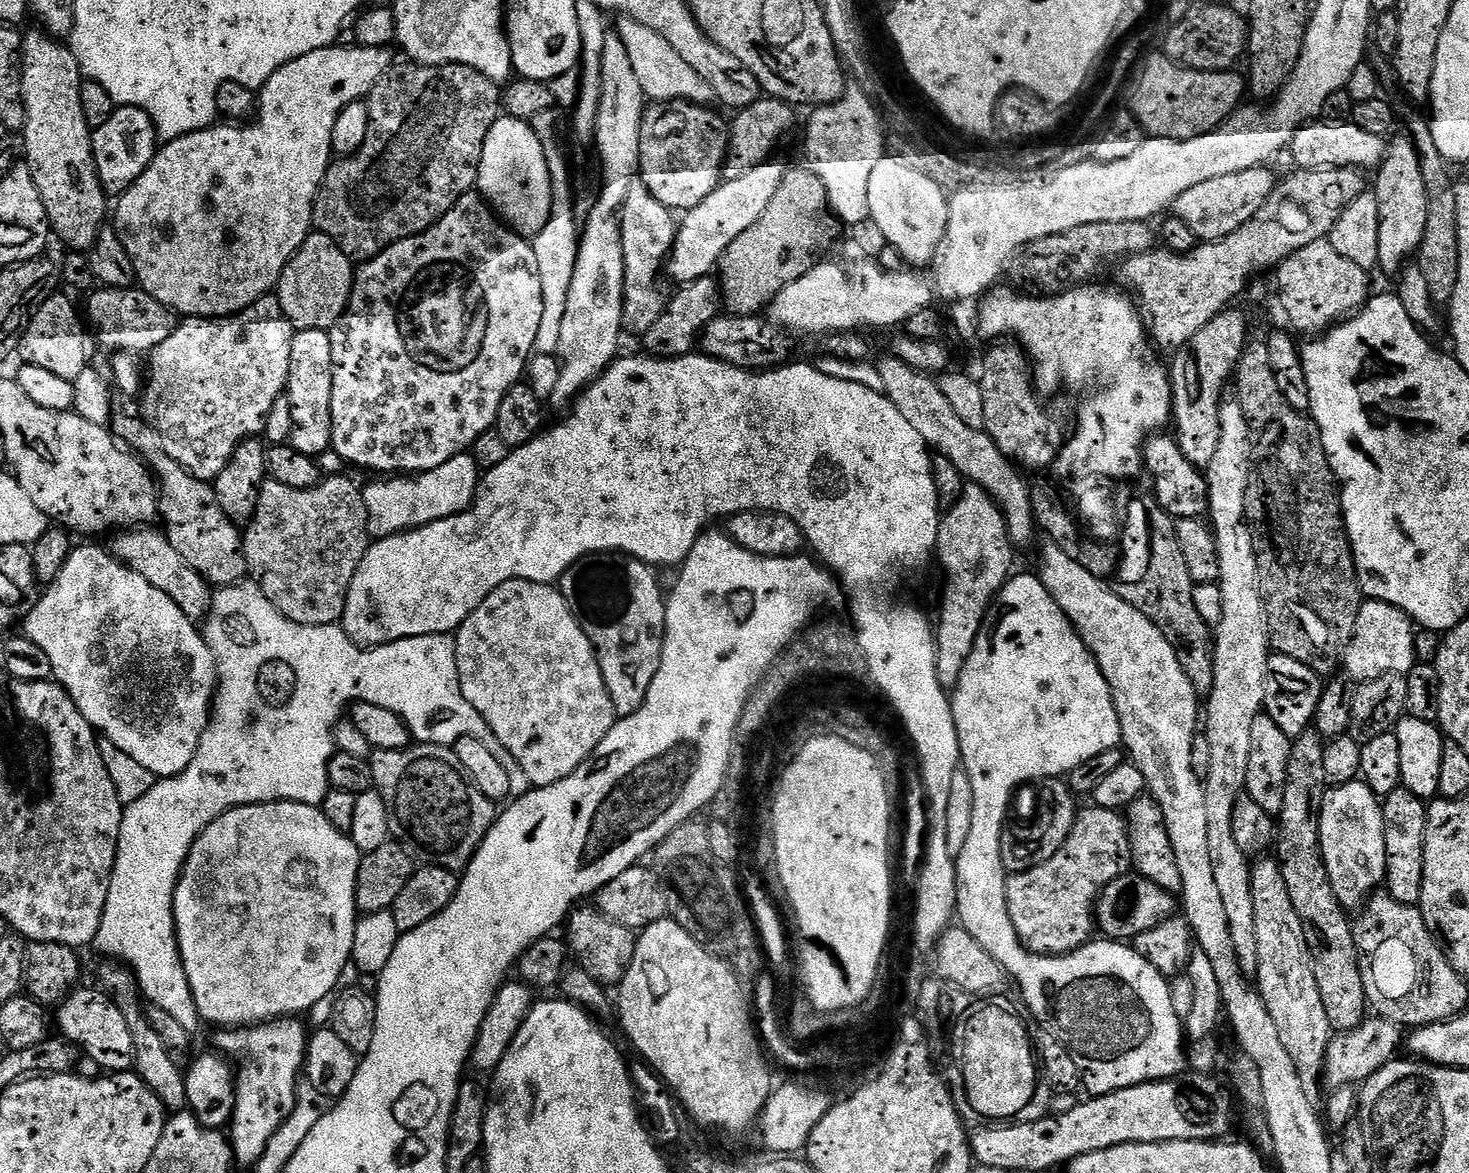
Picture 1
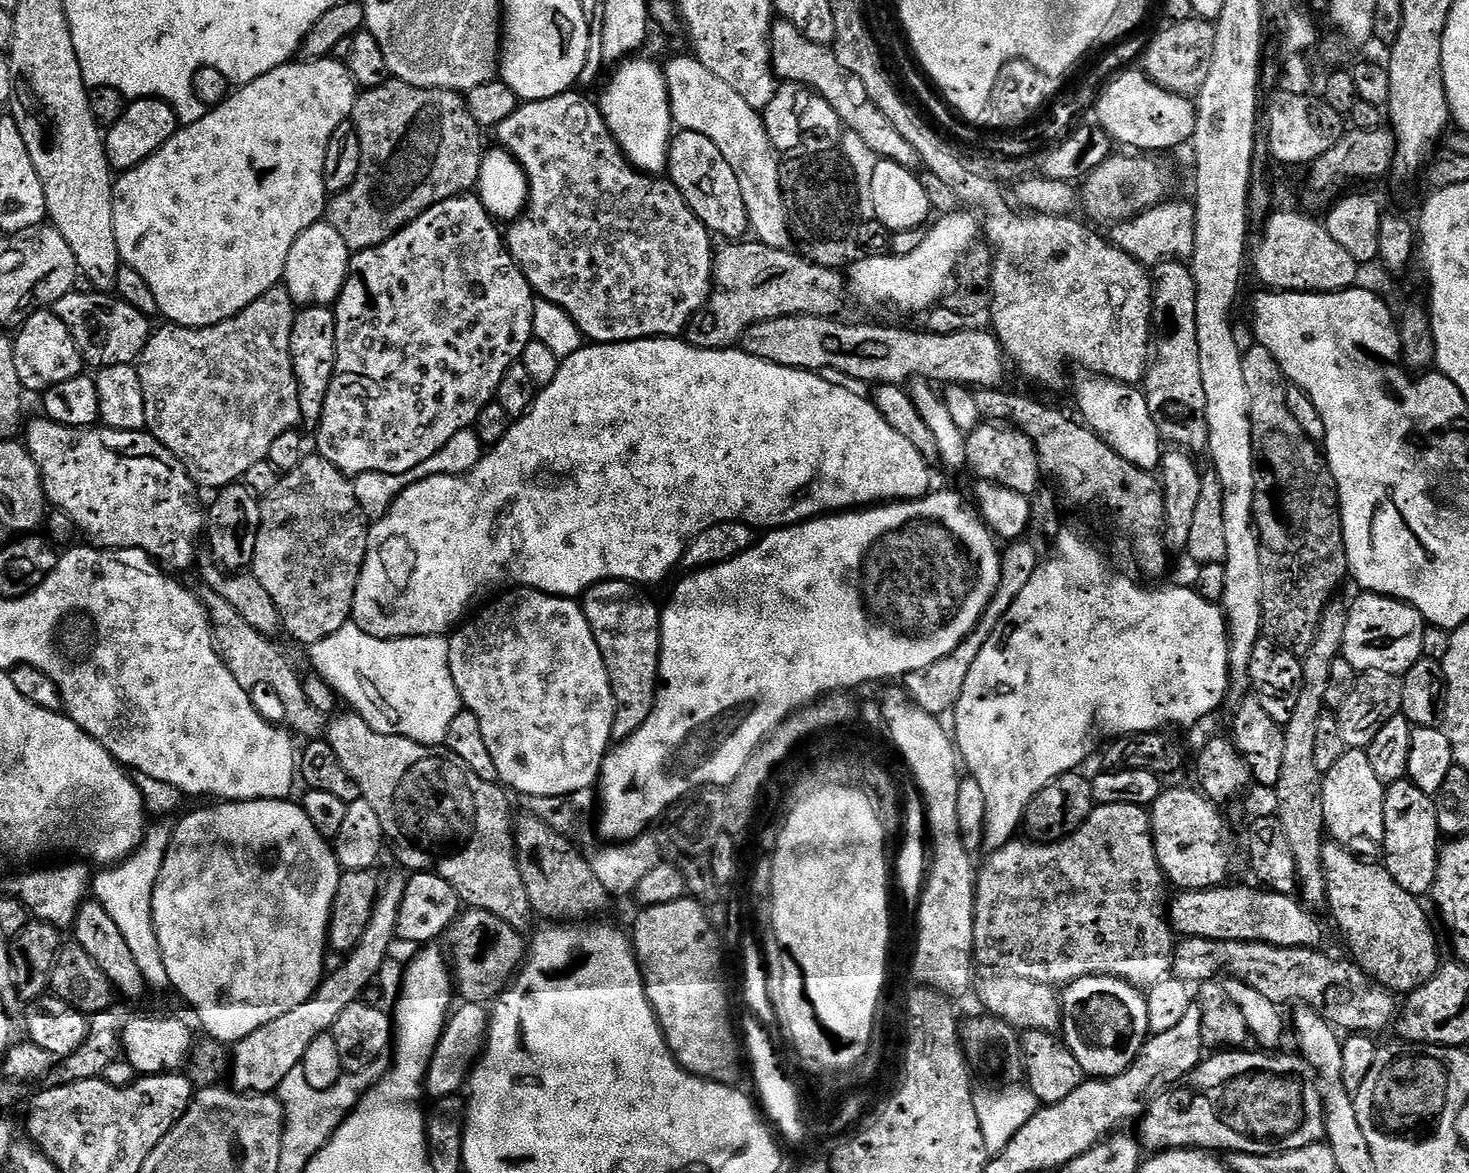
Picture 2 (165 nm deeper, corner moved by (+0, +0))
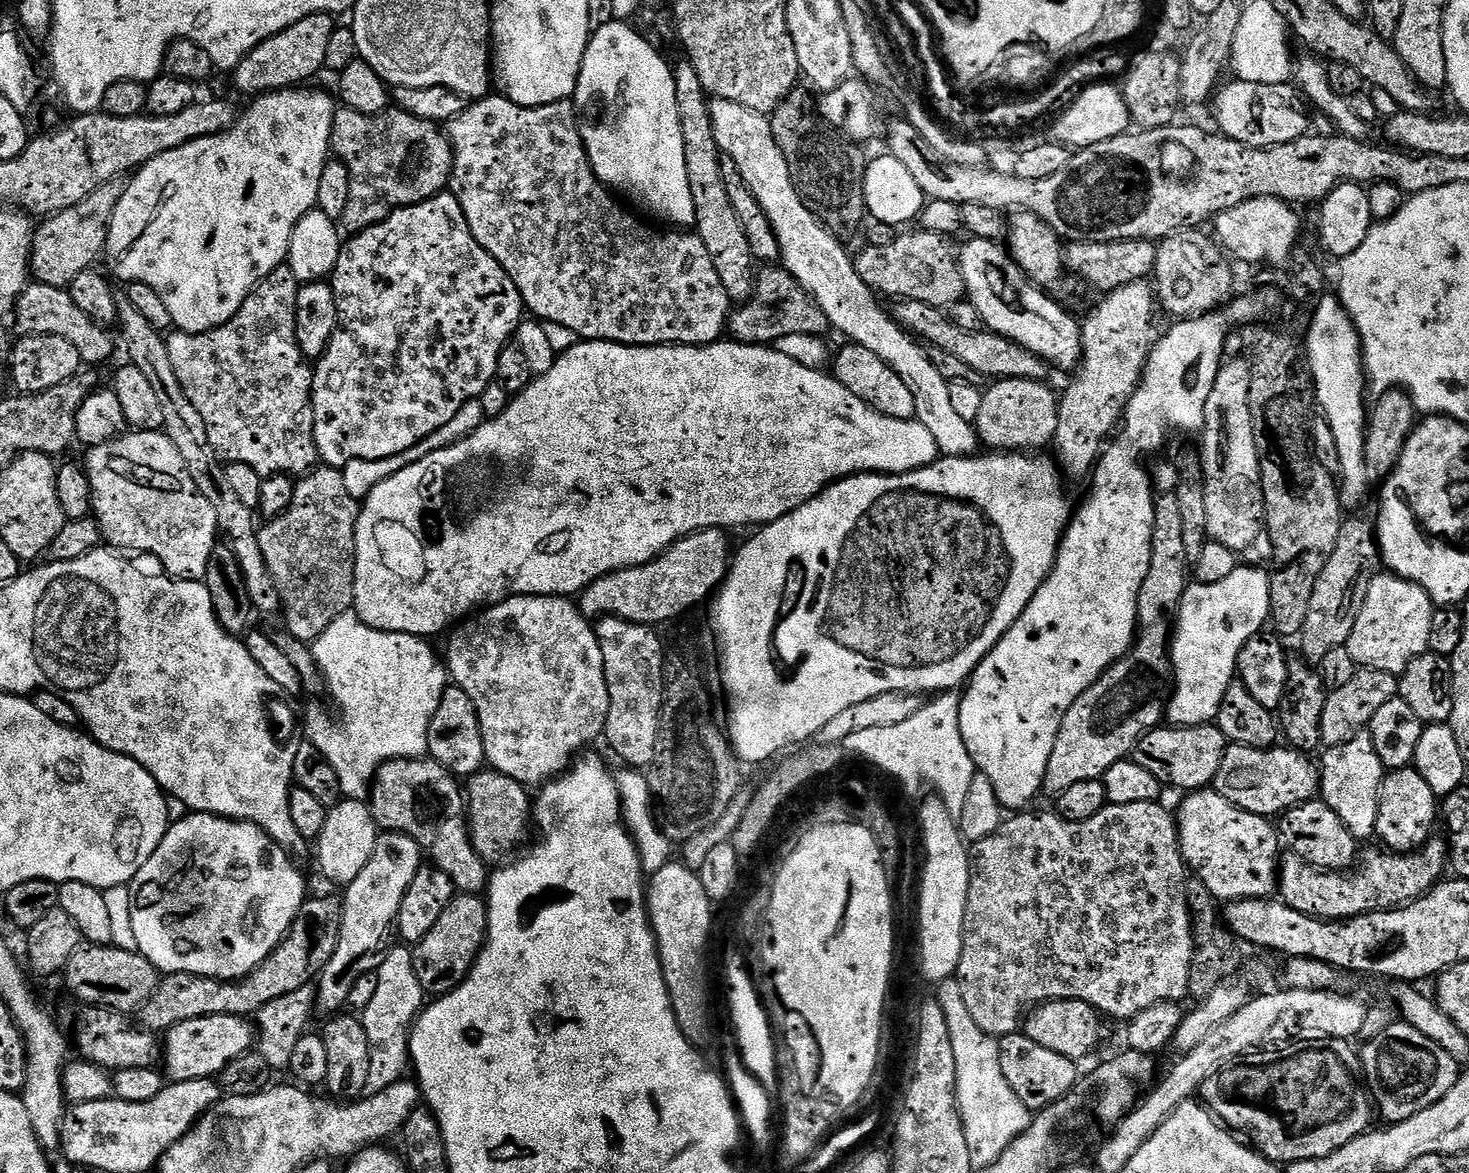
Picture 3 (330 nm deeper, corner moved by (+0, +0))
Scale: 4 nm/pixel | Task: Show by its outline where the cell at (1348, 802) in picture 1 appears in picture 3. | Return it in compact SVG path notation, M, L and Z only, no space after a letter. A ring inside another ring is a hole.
M1367 734L1358 735L1342 746L1327 749L1320 758L1319 795L1324 803L1330 806L1330 810L1334 810L1334 814L1338 814L1338 818L1342 818L1342 822L1346 822L1346 830L1350 830L1350 834L1357 842L1368 842L1364 840L1373 839L1378 826L1380 787L1386 769L1382 758L1378 758L1378 750L1374 750L1372 737Z

